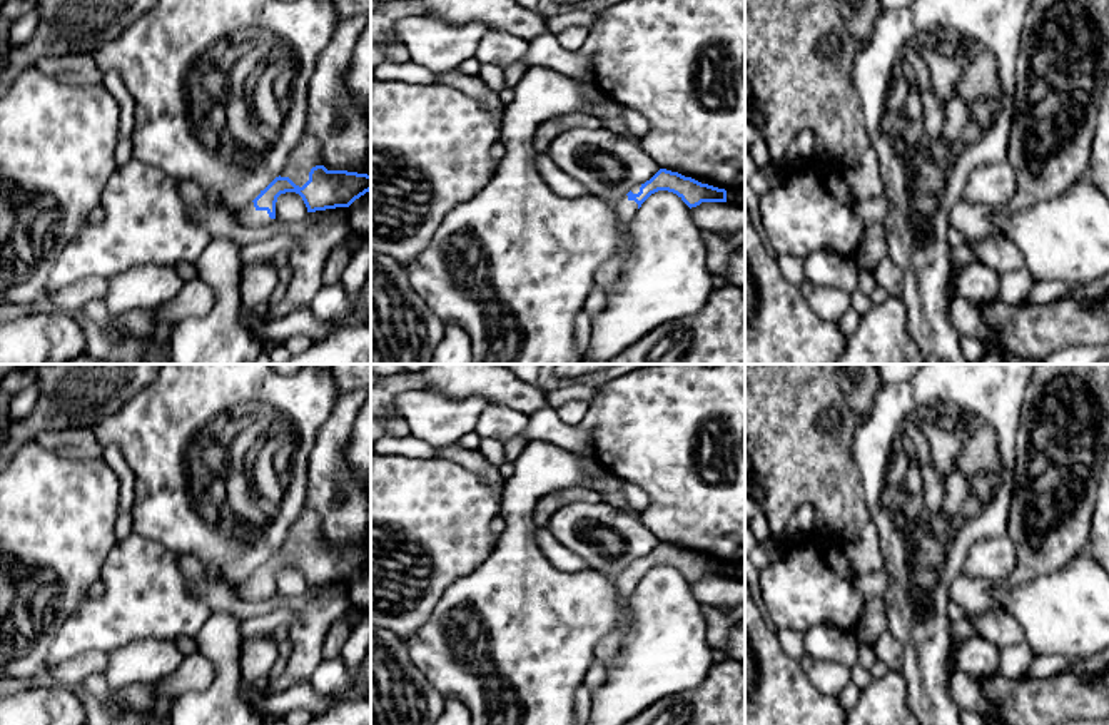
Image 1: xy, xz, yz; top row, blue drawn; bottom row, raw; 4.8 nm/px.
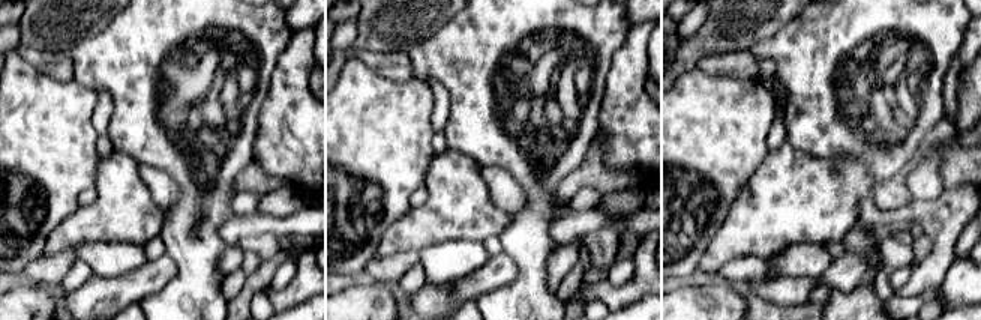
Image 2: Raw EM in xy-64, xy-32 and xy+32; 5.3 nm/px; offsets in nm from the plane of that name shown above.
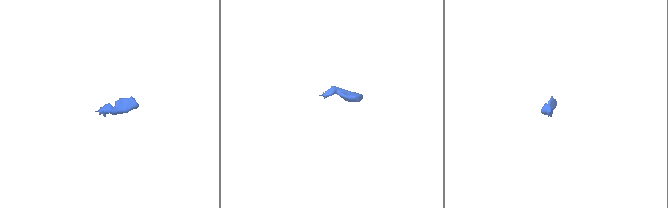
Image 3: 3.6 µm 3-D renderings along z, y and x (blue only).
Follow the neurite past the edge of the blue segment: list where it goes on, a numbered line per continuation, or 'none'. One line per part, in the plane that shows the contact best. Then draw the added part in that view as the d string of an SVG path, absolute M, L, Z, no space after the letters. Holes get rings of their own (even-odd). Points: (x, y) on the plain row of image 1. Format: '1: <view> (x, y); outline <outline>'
1: xy (306, 528); outline M306 506L291 525L279 550L289 551L296 560L302 561L309 555L311 543L321 538L321 518L314 510Z

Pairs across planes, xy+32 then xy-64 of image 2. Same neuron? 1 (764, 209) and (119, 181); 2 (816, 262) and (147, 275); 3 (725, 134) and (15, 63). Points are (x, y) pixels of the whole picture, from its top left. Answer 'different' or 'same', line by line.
1: same
2: different
3: same

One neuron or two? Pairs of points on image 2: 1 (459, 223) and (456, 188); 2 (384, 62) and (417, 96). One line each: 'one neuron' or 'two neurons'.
1: one neuron
2: two neurons

